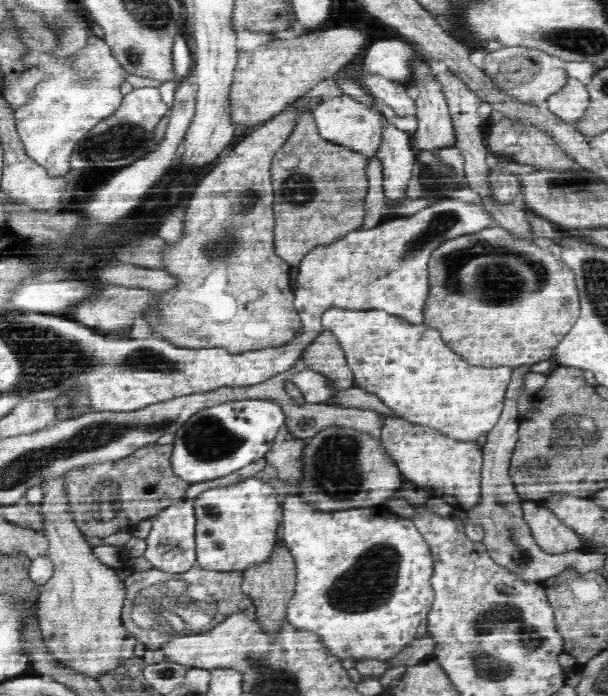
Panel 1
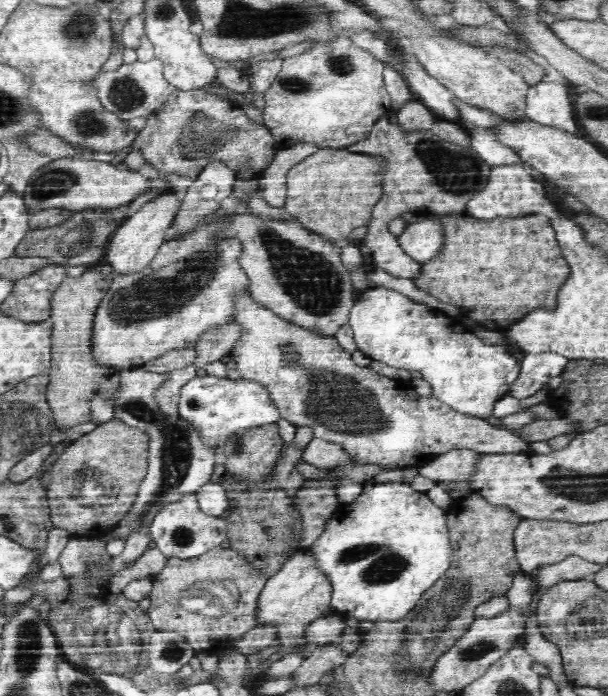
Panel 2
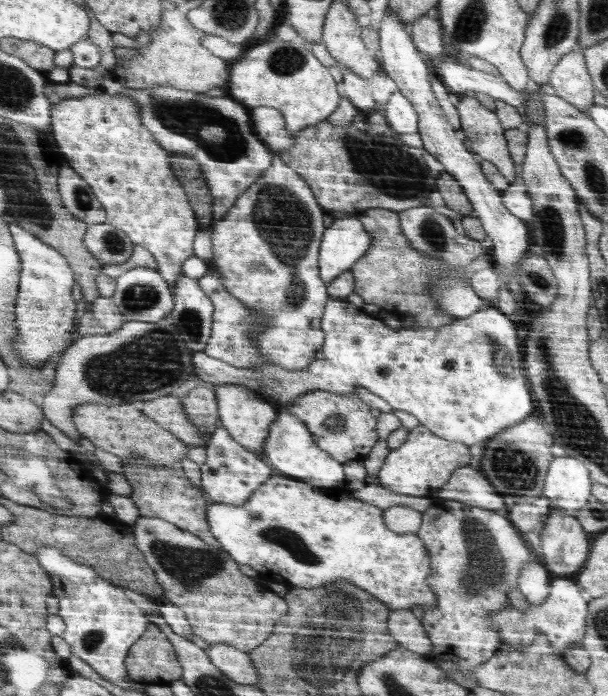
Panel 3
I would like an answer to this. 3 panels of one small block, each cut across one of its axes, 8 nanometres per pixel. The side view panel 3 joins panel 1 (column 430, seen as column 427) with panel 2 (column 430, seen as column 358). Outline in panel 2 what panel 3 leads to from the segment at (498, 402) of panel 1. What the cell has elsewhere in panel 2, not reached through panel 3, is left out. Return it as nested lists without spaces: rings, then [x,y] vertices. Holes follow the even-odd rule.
[[[374,286],[359,293],[349,312],[349,324],[357,350],[374,362],[418,370],[430,384],[432,395],[444,404],[478,418],[491,416],[496,402],[509,394],[509,386],[516,382],[522,365],[505,346],[487,344],[472,332],[458,332],[452,317],[436,312],[401,293]]]

